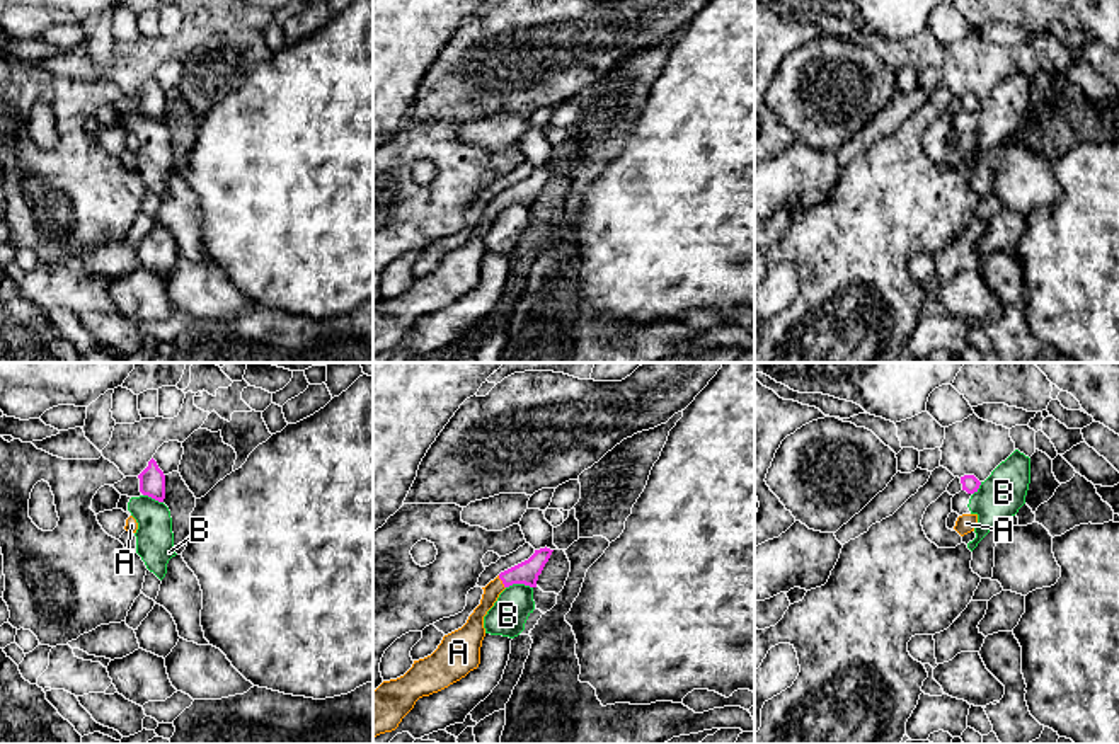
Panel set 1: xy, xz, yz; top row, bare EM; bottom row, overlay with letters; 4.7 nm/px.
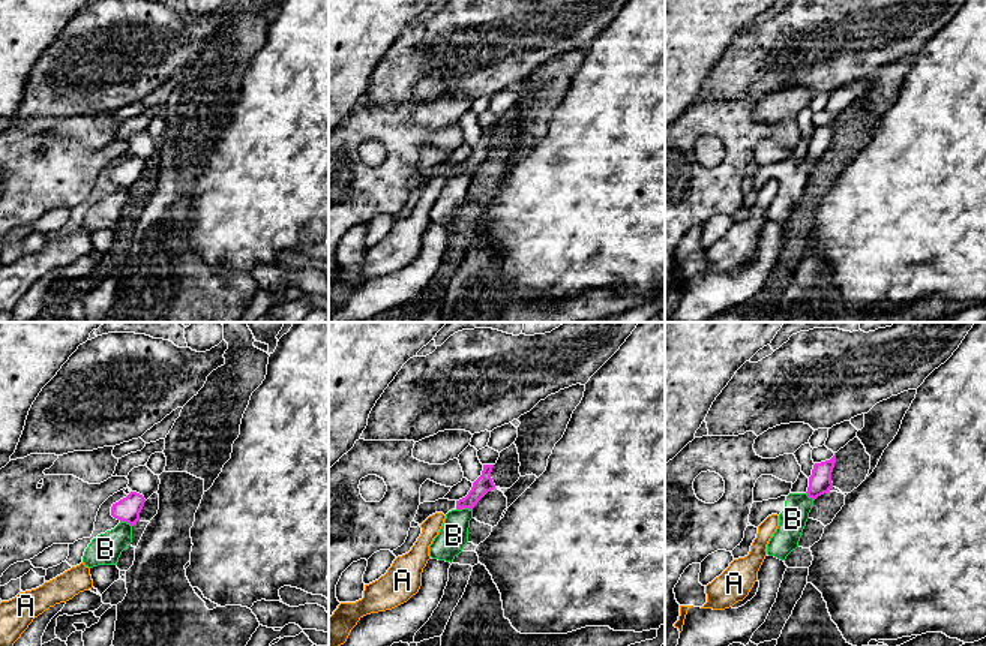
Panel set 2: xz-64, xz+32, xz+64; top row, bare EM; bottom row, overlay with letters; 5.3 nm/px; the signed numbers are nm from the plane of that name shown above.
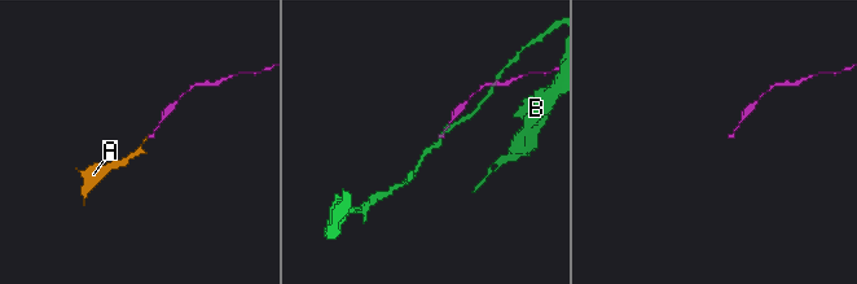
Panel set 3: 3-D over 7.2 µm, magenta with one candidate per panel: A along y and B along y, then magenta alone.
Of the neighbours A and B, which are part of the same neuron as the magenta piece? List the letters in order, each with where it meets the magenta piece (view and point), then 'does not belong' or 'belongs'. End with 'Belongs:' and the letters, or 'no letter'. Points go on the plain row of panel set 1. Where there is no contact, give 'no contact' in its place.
A: contact xz (503, 201); belongs
B: contact xz (518, 201); does not belong
Belongs: A

